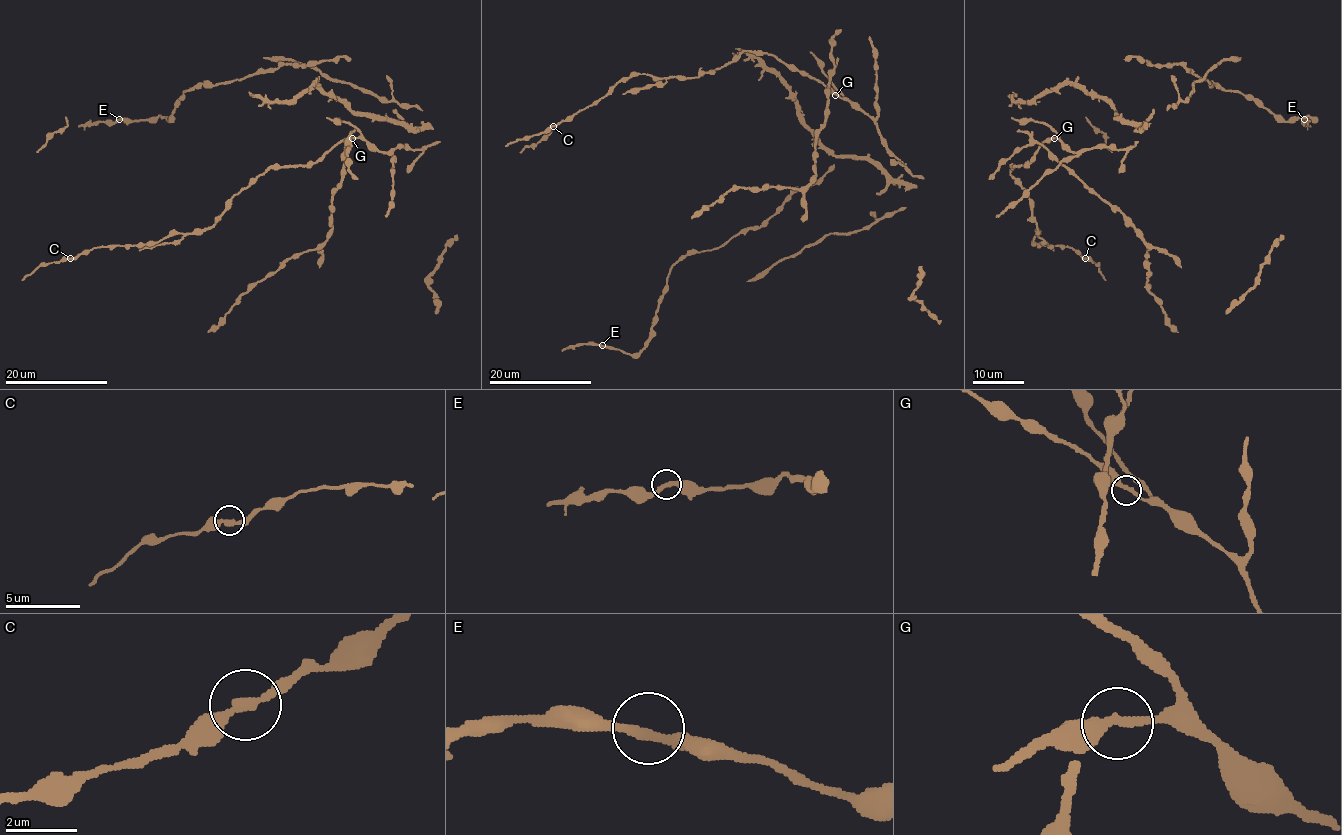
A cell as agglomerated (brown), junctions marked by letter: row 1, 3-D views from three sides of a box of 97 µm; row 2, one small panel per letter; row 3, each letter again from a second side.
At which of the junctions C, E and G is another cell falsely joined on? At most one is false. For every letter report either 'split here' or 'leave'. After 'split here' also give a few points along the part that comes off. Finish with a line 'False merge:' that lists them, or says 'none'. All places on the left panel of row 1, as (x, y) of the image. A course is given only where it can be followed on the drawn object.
C: leave
E: leave
G: leave
False merge: none

